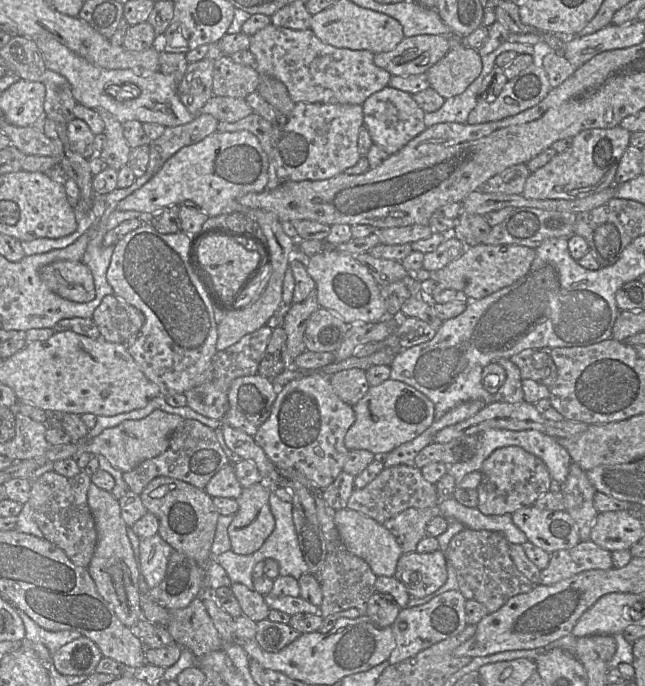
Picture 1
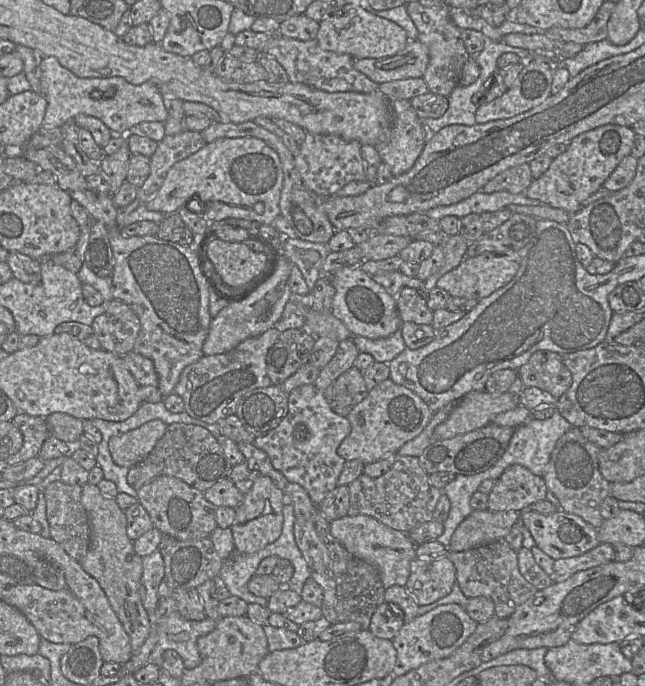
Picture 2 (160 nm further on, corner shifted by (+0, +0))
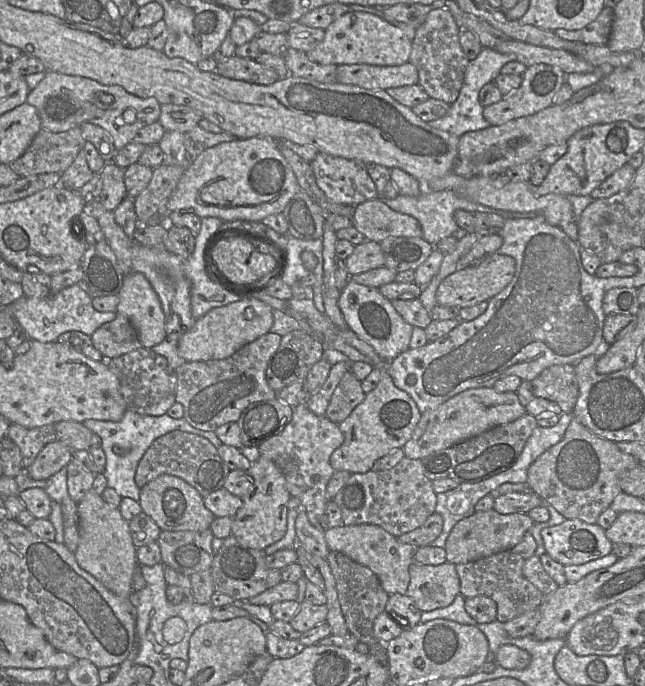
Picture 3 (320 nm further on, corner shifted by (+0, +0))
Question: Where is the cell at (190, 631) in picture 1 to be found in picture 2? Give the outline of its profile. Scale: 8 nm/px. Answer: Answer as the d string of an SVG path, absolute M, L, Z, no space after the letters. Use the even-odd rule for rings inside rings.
M164 579L158 588L158 595L159 598L172 597L175 599L178 612L187 620L201 621L207 617L202 599L195 588L171 588Z

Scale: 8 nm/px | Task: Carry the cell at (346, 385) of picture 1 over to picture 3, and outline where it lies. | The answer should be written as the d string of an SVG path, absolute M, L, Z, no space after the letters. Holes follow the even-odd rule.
M348 371L335 388L325 415L332 422L340 424L364 400L365 396L362 382Z

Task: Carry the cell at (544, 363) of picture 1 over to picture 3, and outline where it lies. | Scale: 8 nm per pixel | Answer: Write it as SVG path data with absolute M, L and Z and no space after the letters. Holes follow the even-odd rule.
M553 365L531 381L534 397L558 404L564 413L571 414L579 394L574 365Z

